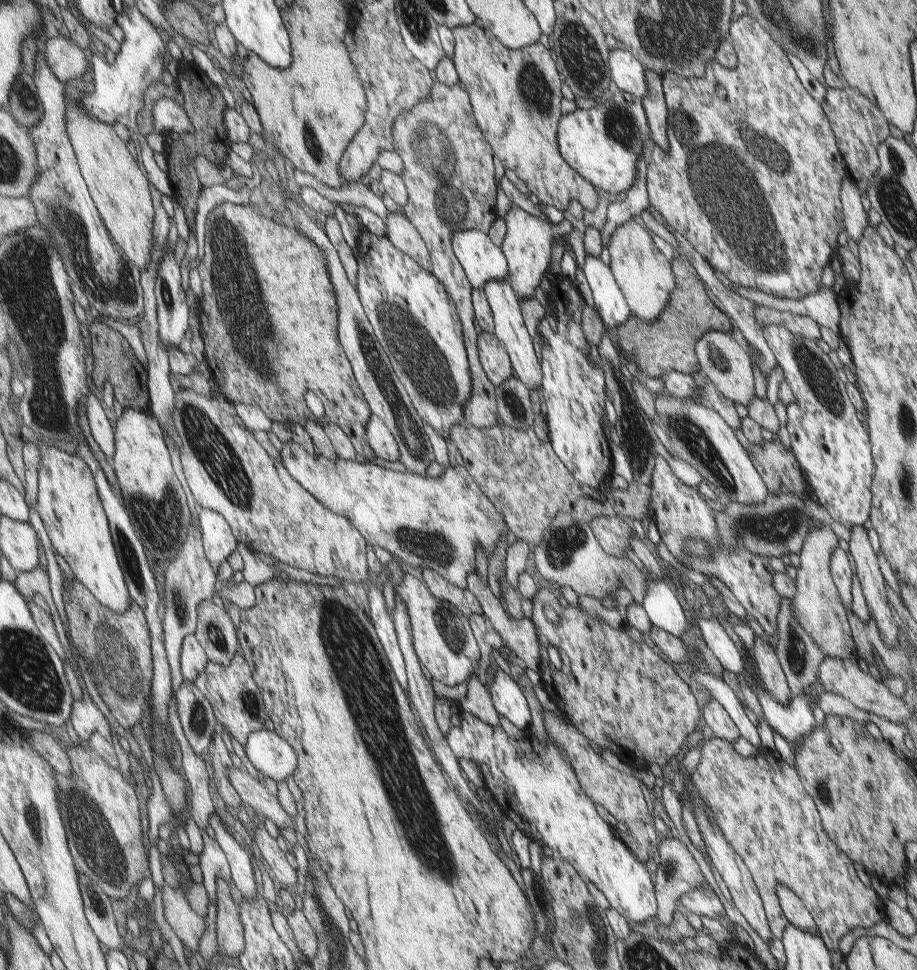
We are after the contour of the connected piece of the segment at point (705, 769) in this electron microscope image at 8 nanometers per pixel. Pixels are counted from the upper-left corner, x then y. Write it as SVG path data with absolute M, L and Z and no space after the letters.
M712 737L710 740L703 741L699 763L693 770L689 782L691 782L691 790L695 790L699 798L703 798L703 802L709 806L723 838L737 852L752 874L767 917L771 938L781 940L783 929L788 924L775 894L775 890L781 885L798 895L807 910L814 915L815 931L822 936L831 951L835 951L838 949L839 940L847 932L851 932L854 928L873 928L877 922L885 921L885 906L881 906L873 889L867 890L859 882L859 878L855 876L855 870L851 868L851 858L843 854L843 851L831 842L830 836L823 830L816 806L811 796L805 792L796 770L785 763L783 772L789 776L789 782L785 782L785 778L775 782L771 778L773 790L769 792L767 788L767 792L763 792L765 790L763 780L767 780L763 776L767 774L763 774L763 768L755 762L755 758L741 758L739 754L735 754L729 742Z

